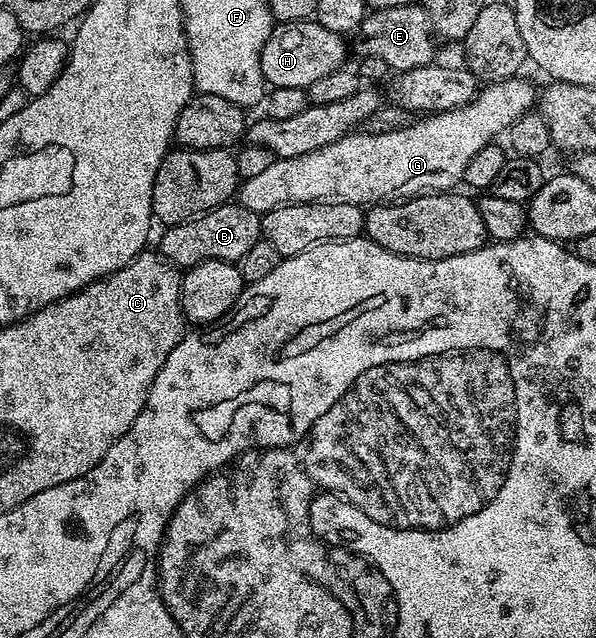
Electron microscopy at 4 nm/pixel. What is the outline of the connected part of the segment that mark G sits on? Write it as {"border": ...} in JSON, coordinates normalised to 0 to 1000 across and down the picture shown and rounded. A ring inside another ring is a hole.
{"border":[[[867,118],[814,132],[779,166],[706,182],[678,202],[646,210],[592,205],[513,243],[466,246],[428,281],[403,285],[399,320],[441,337],[460,331],[460,324],[515,315],[565,315],[622,324],[701,309],[706,303],[763,298],[777,285],[789,249],[795,249],[809,230],[827,226],[837,208],[841,213],[901,163],[901,135],[876,122]]]}

